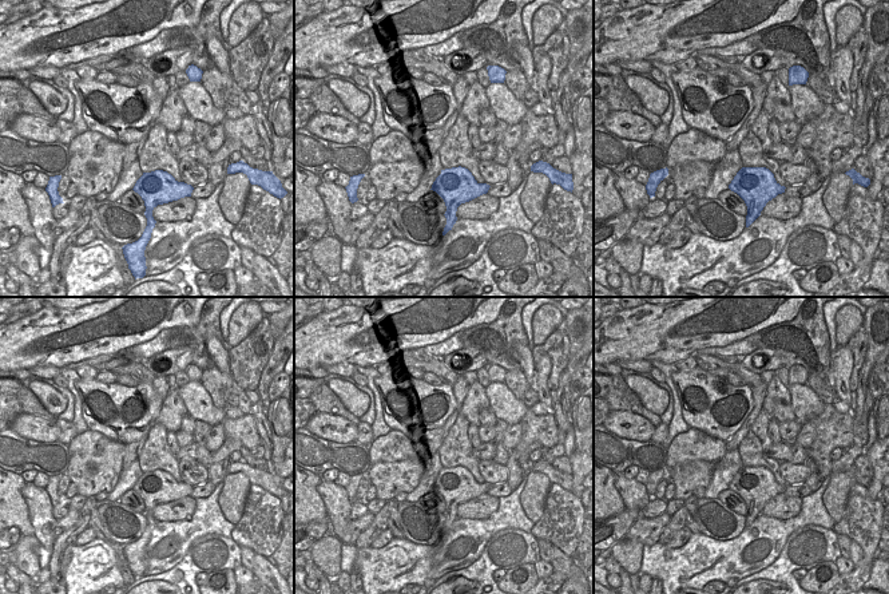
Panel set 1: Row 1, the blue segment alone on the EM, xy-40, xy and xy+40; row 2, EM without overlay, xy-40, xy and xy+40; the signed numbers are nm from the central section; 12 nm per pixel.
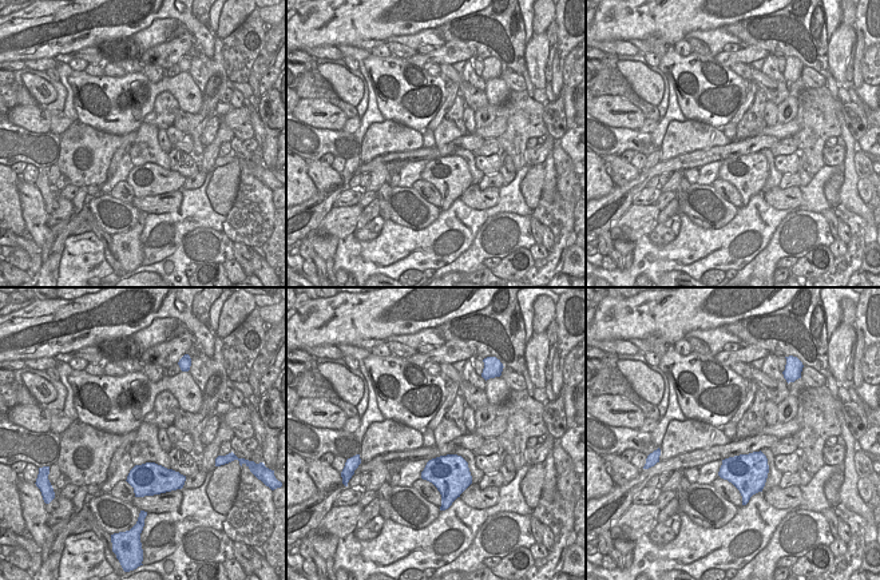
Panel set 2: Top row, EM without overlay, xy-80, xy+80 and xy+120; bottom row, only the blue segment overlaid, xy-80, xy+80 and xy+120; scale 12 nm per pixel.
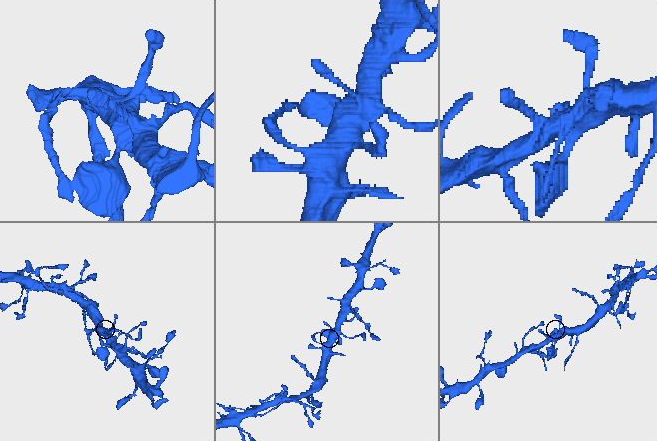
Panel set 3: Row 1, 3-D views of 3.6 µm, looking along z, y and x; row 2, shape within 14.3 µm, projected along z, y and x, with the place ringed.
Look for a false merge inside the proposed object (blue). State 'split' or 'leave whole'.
leave whole

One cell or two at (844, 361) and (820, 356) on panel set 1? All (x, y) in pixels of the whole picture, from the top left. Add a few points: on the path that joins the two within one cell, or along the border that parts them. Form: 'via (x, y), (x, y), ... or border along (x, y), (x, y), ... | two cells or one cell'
border along (832, 352), (829, 367) | two cells

